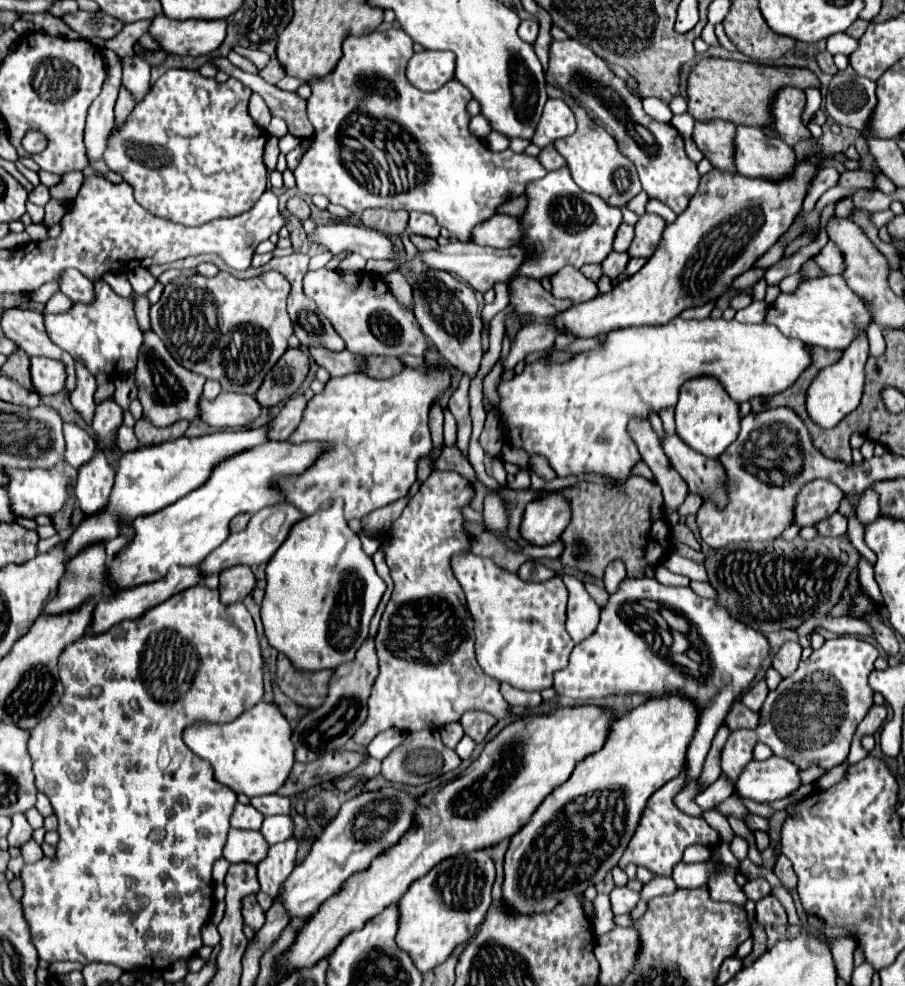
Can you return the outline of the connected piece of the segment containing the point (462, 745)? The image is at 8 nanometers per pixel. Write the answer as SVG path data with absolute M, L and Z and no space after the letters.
M464 736L460 742L458 742L458 746L456 746L456 752L458 752L458 756L462 758L462 760L468 760L470 756L472 756L472 750L476 748L476 744L470 740L470 736Z

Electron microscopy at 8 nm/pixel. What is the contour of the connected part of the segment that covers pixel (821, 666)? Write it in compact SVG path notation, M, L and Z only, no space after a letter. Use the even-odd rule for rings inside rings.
M856 636L826 640L820 650L814 650L808 660L800 662L800 668L792 676L784 678L776 690L768 692L760 708L760 714L766 714L766 720L762 718L754 730L742 728L730 734L740 770L744 770L752 760L752 750L758 742L768 744L774 755L792 759L792 763L802 770L814 764L834 768L846 762L854 732L872 706L874 692L866 678L874 670L876 658L878 650ZM812 696L820 696L814 698L818 700L818 706L804 706L810 704Z

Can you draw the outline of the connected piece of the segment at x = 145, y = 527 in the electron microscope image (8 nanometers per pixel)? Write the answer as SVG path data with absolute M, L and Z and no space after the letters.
M268 442L218 462L202 486L174 504L154 514L138 516L132 522L136 536L108 562L106 586L112 592L118 592L146 582L156 582L166 576L170 566L198 566L204 556L208 556L228 538L228 524L236 514L254 514L264 506L280 502L280 494L272 486L276 474L304 472L304 468L310 466L322 450L326 450L326 446L316 442Z

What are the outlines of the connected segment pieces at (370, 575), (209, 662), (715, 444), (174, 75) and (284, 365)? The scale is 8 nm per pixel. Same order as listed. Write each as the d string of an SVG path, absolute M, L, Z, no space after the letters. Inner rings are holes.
M336 498L328 508L296 522L288 538L266 564L268 586L262 602L264 632L268 642L284 652L296 668L324 670L338 668L342 662L352 660L360 644L368 638L370 620L386 590L384 580L374 570L372 558L362 550L360 538L348 528L342 508L344 504Z
M196 584L186 588L180 594L174 594L166 602L150 608L140 620L124 620L110 628L104 634L84 634L80 642L70 644L60 656L60 680L64 684L64 696L60 704L44 718L32 732L28 740L28 752L34 762L36 774L36 788L48 796L52 802L54 814L58 818L58 856L56 860L42 858L36 864L26 864L22 868L22 908L24 918L30 926L32 944L36 946L40 958L46 962L58 960L74 960L80 964L90 962L108 962L116 964L122 970L132 968L148 968L148 970L168 970L176 960L190 958L202 946L200 928L208 922L212 906L214 906L214 884L212 884L212 864L222 856L222 848L228 836L228 820L232 808L236 804L236 794L220 784L214 778L214 770L208 762L194 762L196 754L184 744L182 734L188 726L196 722L210 722L222 724L238 718L242 712L252 708L262 700L262 656L260 644L254 628L254 620L242 602L222 604L218 590L210 590L204 584ZM98 686L102 692L100 696L92 696L92 688Z
M702 376L682 384L676 404L676 434L684 444L708 458L718 458L736 440L738 428L738 402L728 396L724 386L716 378Z
M168 70L150 88L148 96L130 112L122 130L108 140L104 162L134 188L134 198L146 210L160 218L198 226L214 218L228 218L246 212L266 190L268 170L262 162L266 130L256 126L248 114L252 92L236 78L218 84L214 78L202 78L196 70Z
M288 348L264 378L260 390L256 392L256 400L260 400L266 408L288 400L288 396L292 396L304 382L308 370L308 356L300 348Z

